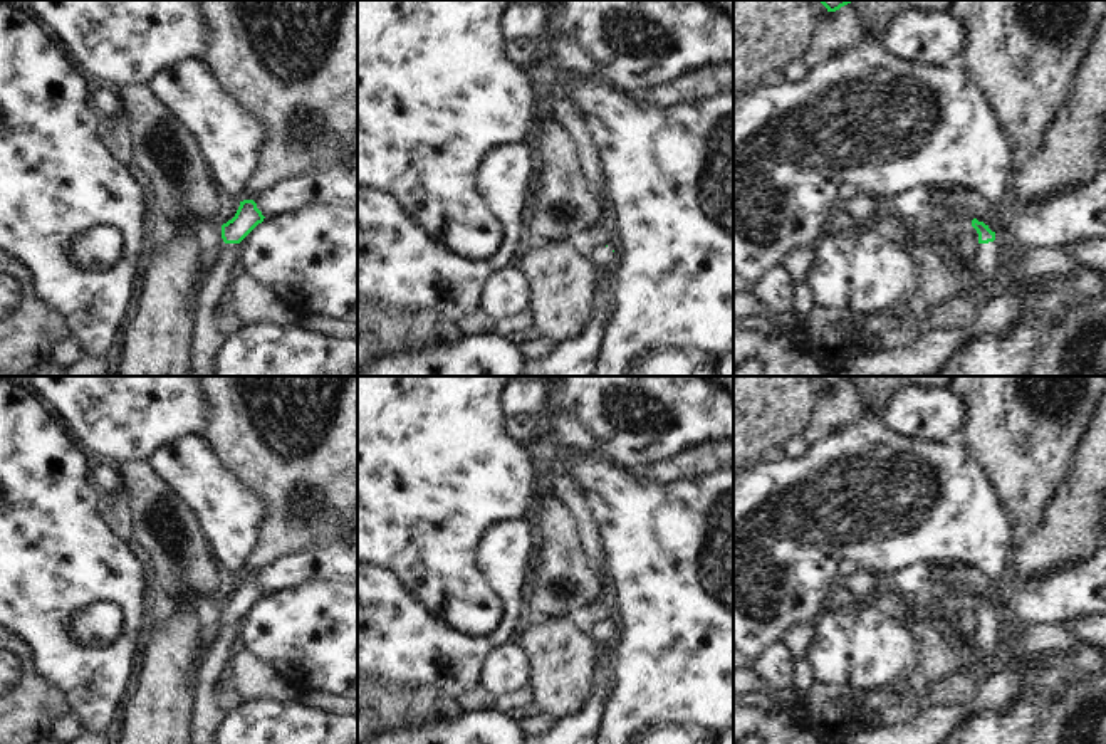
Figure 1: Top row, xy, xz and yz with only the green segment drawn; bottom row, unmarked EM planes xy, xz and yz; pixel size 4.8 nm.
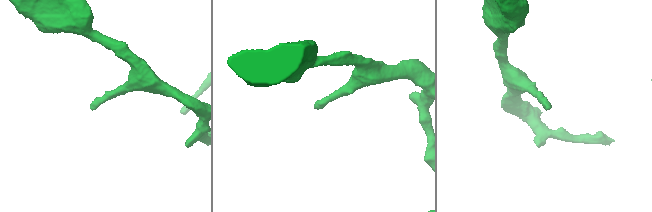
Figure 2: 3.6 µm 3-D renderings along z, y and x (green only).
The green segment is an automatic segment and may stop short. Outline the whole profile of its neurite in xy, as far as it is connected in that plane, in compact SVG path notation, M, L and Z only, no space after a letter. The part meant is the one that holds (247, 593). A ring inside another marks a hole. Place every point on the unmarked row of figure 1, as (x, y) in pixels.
M253 576L240 578L232 596L222 601L223 625L201 657L196 670L196 689L191 714L190 744L213 744L215 731L225 712L217 707L215 684L225 677L225 668L238 635L238 620L263 598Z

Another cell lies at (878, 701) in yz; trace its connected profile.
M921 680L913 689L903 692L873 690L866 695L851 695L846 699L849 705L861 714L881 714L893 707L920 705L928 697L928 682Z

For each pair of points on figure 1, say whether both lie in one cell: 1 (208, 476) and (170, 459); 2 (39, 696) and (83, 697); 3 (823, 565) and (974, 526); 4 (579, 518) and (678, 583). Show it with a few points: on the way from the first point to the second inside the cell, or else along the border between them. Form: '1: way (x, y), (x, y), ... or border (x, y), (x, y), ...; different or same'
1: way (198, 476), (180, 464); same
2: border (37, 670), (61, 692), (71, 711); different
3: way (855, 526), (933, 526); same
4: border (581, 492), (599, 539), (605, 568); different

